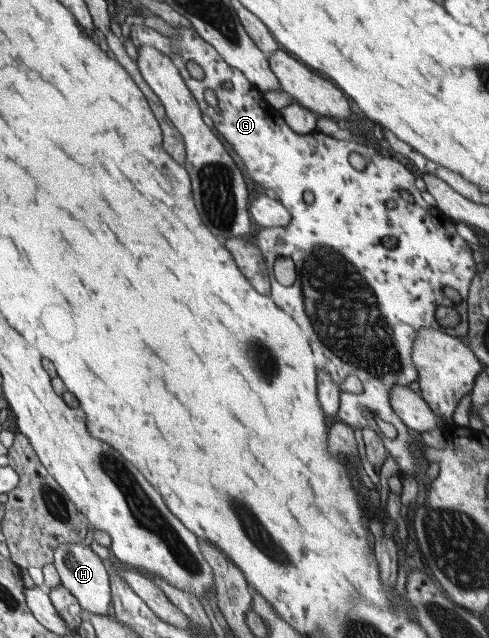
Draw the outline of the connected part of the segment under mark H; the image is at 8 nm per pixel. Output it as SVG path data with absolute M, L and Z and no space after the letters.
M82 542L61 544L54 552L52 564L59 572L61 584L72 593L74 598L78 599L79 605L83 608L84 612L108 614L110 604L114 603L110 574L103 560L90 547L82 545Z

